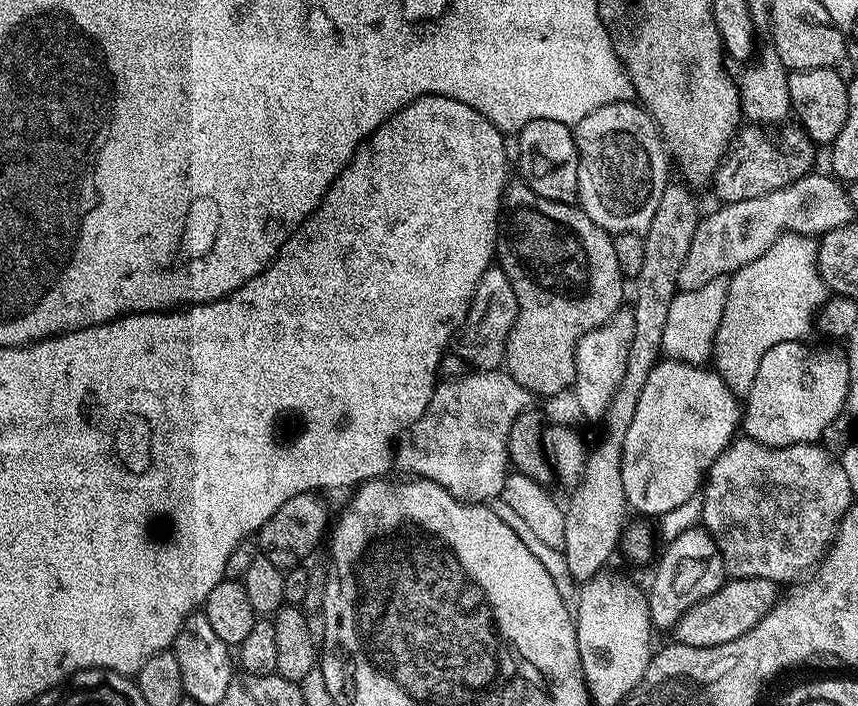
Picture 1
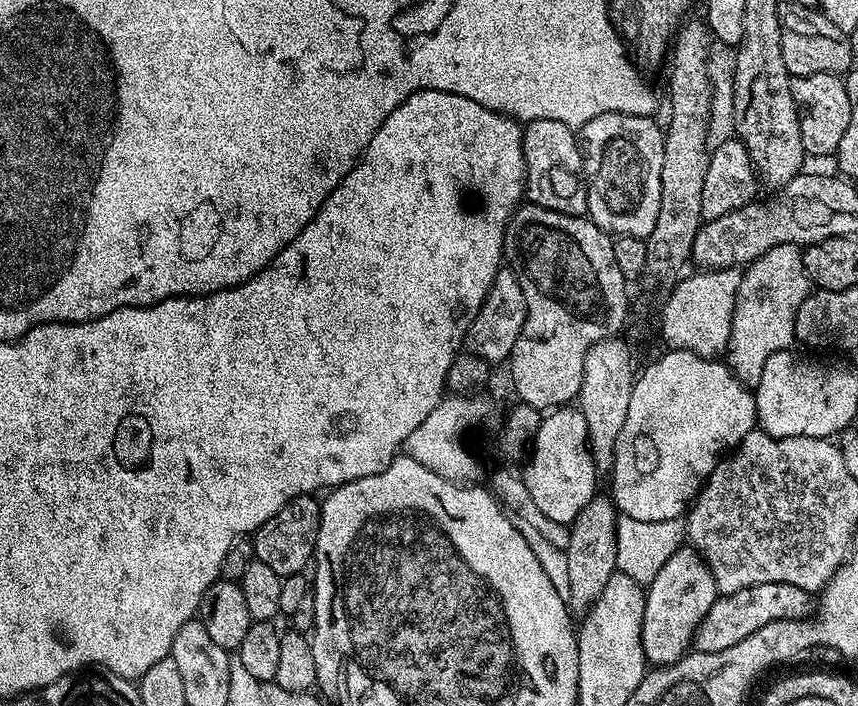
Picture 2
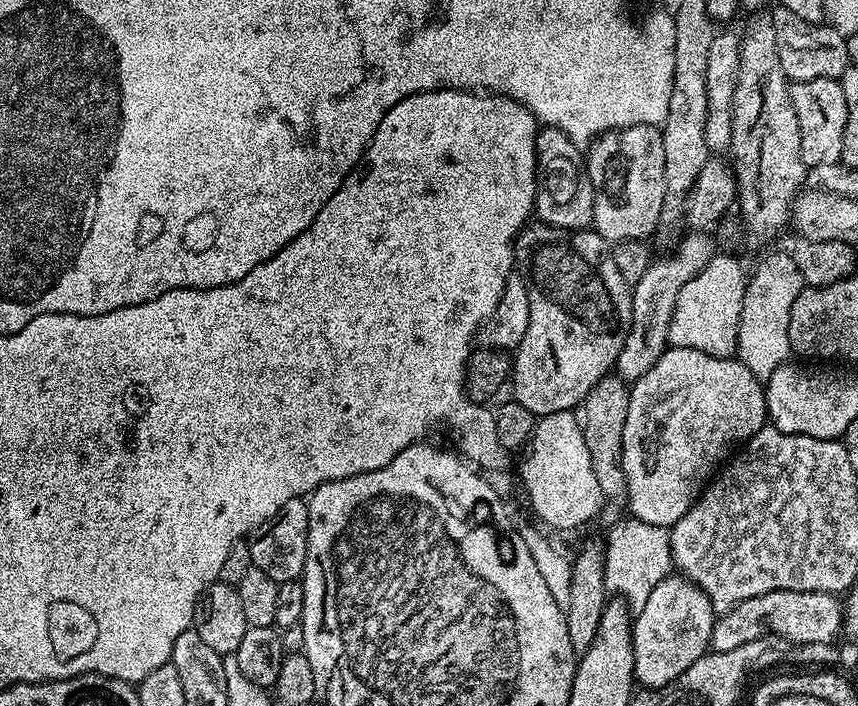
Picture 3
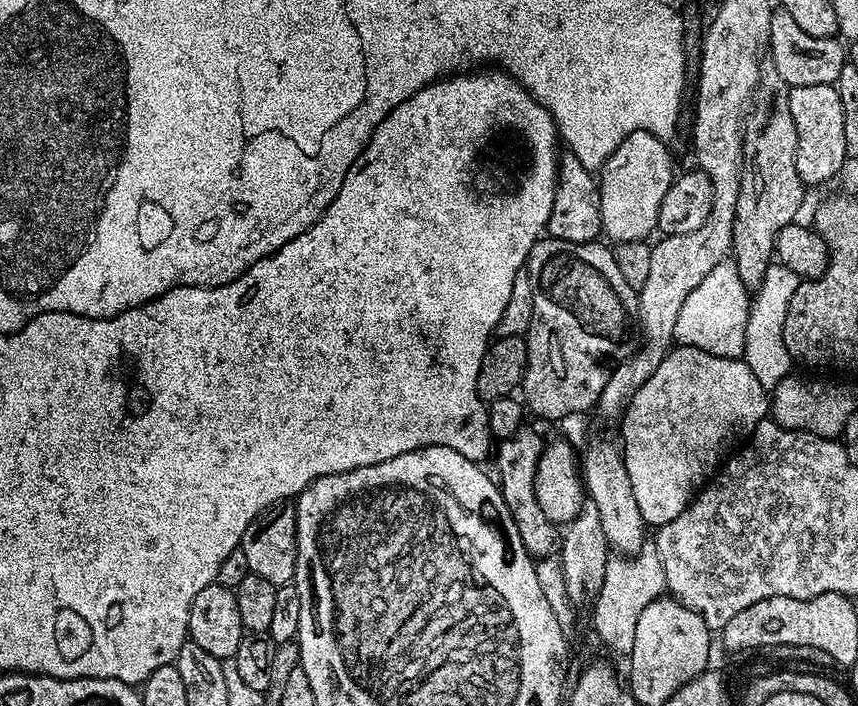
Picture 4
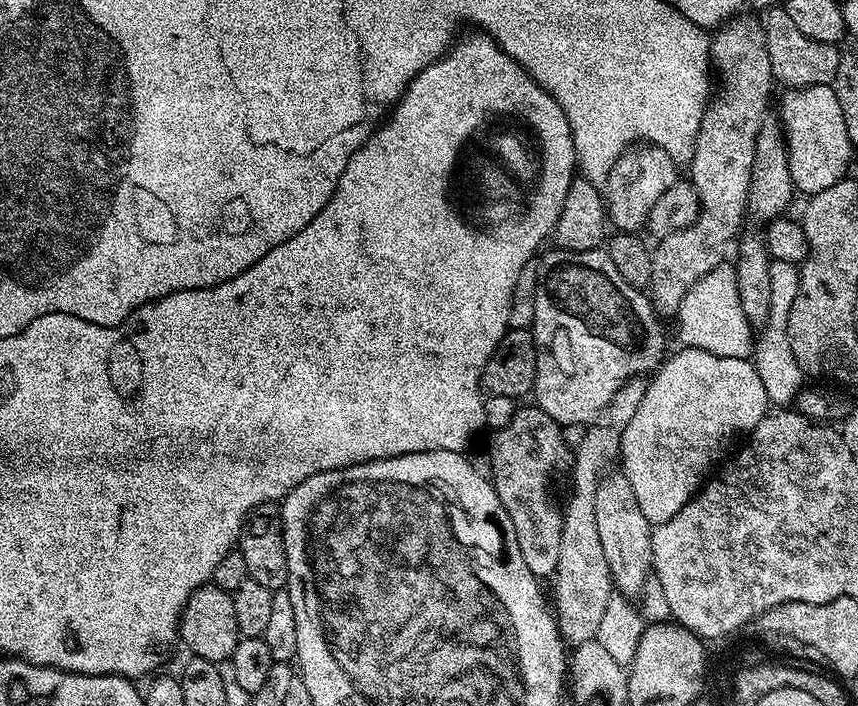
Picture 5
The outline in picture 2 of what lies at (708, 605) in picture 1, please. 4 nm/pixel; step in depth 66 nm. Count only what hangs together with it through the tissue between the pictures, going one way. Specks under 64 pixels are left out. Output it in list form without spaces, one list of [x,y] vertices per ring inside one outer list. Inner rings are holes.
[[[762,582],[762,586],[750,586],[729,596],[720,594],[710,606],[710,610],[706,610],[706,618],[702,618],[698,630],[692,636],[692,648],[697,652],[714,654],[718,650],[738,646],[742,638],[750,638],[754,630],[762,630],[762,626],[770,622],[807,617],[813,608],[813,593],[798,586],[790,586],[790,582]]]

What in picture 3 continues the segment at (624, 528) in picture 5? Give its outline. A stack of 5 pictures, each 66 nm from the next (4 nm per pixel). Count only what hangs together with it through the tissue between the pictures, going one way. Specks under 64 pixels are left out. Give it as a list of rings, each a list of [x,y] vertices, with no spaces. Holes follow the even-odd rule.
[[[606,374],[596,383],[594,390],[582,405],[582,425],[586,447],[593,463],[595,480],[609,501],[623,497],[626,493],[626,476],[620,465],[622,454],[622,429],[626,427],[629,385],[616,374]]]

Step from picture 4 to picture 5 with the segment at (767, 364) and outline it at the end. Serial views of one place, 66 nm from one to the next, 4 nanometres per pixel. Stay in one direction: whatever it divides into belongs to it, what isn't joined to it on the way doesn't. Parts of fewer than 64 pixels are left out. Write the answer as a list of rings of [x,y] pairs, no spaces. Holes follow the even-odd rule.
[[[773,260],[770,266],[770,318],[766,327],[759,333],[758,343],[754,348],[754,363],[763,385],[766,386],[769,401],[776,406],[791,405],[806,383],[803,370],[798,366],[798,362],[794,362],[794,350],[790,350],[788,333],[790,306],[794,306],[799,281],[800,269],[797,265]]]

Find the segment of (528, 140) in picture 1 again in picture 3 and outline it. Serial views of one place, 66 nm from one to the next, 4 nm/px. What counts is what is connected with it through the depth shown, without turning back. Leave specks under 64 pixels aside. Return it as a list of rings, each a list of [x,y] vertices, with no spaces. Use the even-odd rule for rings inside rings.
[[[544,126],[536,134],[534,212],[543,223],[555,228],[564,228],[567,232],[582,232],[593,227],[594,190],[588,177],[585,153],[557,128]]]

